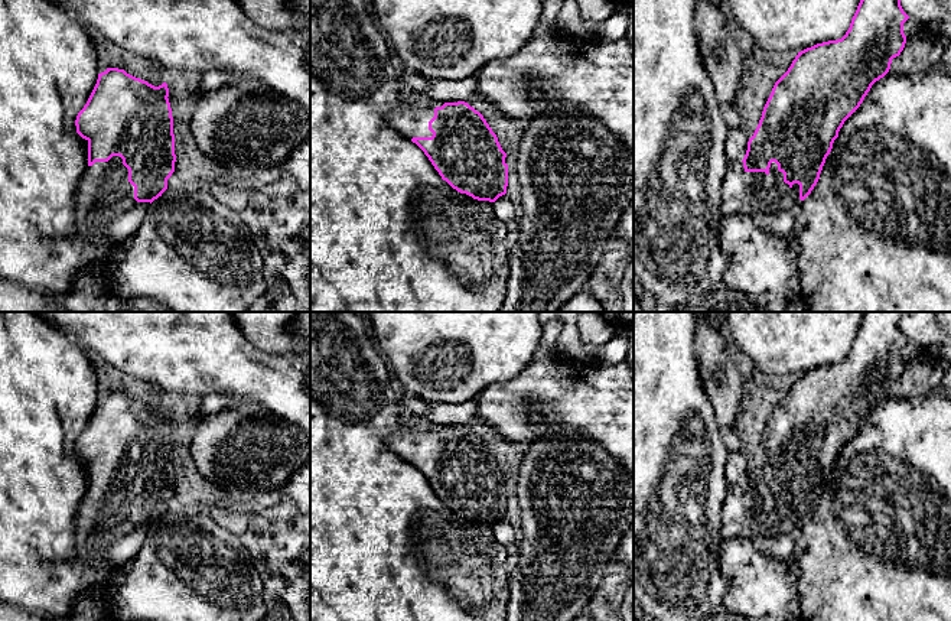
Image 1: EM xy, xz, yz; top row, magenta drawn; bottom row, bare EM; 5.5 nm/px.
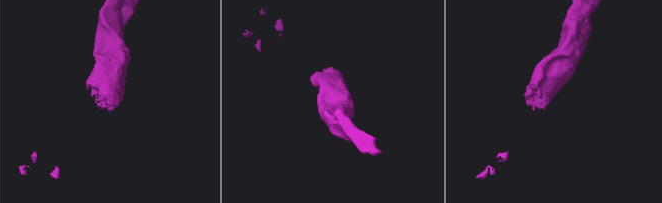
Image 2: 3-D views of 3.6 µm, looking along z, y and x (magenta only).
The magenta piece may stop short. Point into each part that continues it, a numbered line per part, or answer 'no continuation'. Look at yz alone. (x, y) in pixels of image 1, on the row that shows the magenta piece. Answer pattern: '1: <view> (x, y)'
1: yz (774, 207)

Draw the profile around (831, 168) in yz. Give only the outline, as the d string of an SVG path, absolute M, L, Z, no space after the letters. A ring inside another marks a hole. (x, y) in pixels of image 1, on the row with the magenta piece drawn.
M888 72L872 85L860 107L840 129L817 185L802 201L792 235L799 244L799 298L808 312L951 312L951 75Z

